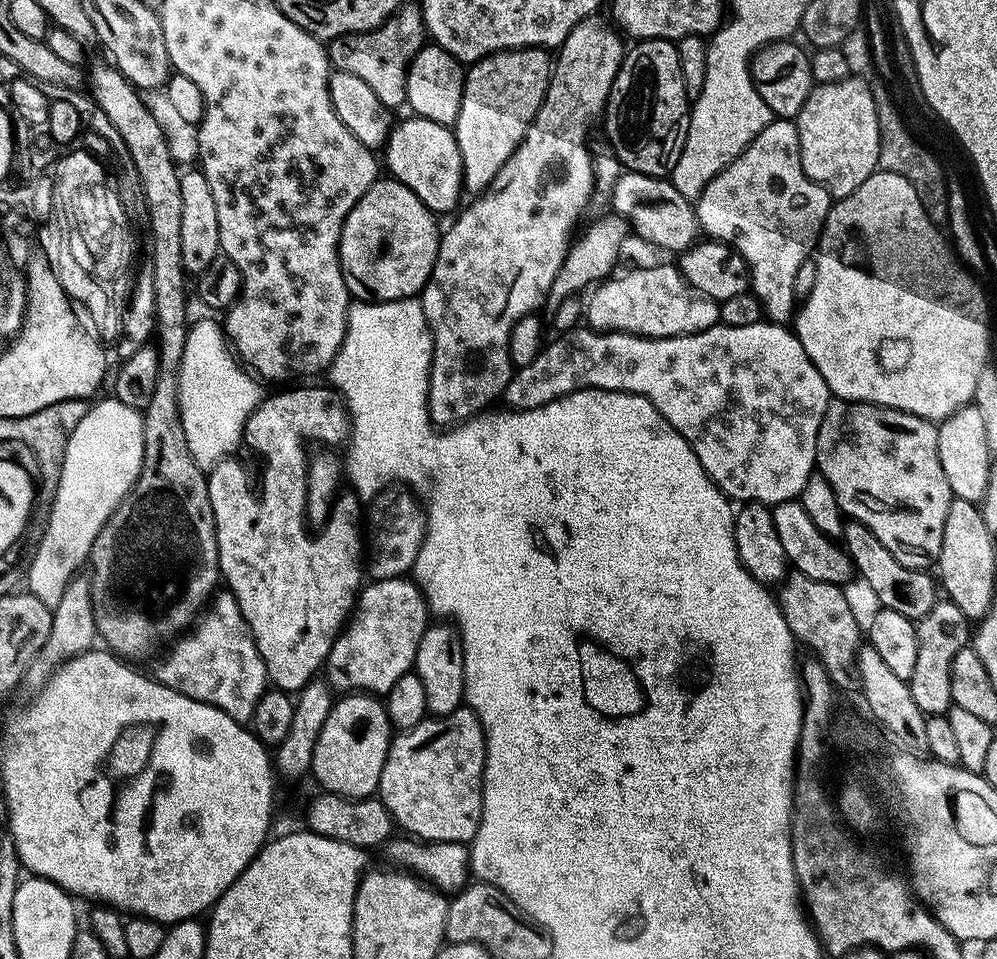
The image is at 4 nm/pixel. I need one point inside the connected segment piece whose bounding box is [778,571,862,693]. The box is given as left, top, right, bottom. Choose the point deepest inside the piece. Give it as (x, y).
(818, 615)

